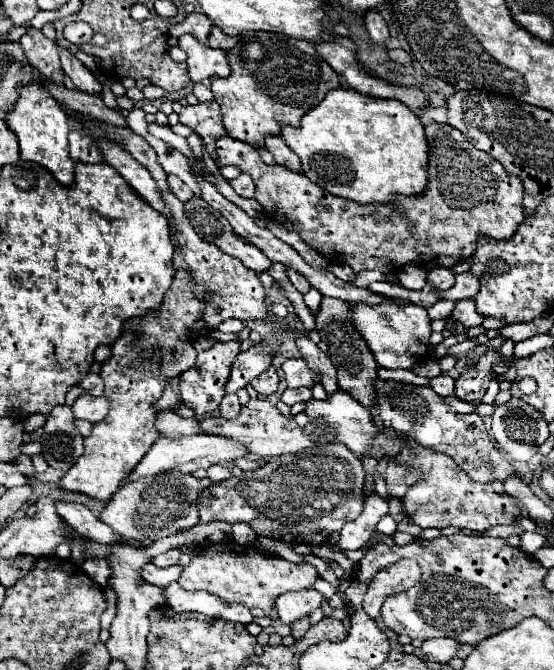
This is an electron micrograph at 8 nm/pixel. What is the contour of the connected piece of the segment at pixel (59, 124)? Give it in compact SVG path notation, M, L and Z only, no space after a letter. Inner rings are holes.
M28 83L20 87L20 97L14 103L14 111L6 115L6 123L20 141L20 159L42 165L54 175L60 185L74 183L74 161L68 153L70 119L58 101L40 83Z

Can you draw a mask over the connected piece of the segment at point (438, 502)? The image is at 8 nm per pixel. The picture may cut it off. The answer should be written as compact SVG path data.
M404 437L404 443L406 447L398 455L398 463L414 471L422 471L424 477L418 485L410 487L406 497L402 499L406 515L418 527L442 529L448 525L456 525L472 531L488 531L494 525L516 525L514 519L518 517L518 505L510 495L498 495L492 491L490 485L472 481L462 469L458 469L458 465L450 457L442 453L422 449L420 445L414 445L414 441L410 441L408 437Z

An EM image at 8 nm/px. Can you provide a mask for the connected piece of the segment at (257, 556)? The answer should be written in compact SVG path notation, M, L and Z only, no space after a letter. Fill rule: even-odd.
M234 541L204 545L190 565L184 567L178 583L188 591L210 591L228 603L246 605L254 617L270 615L274 599L286 591L308 589L318 579L318 571L310 563L294 565L278 557L266 557L254 547L244 547Z

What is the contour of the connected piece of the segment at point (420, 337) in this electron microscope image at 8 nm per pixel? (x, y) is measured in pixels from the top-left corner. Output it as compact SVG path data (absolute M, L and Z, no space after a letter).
M392 301L376 307L352 305L350 321L354 321L354 327L362 333L362 337L366 337L366 343L370 345L376 363L384 369L410 369L414 367L414 363L418 363L430 353L430 317L426 317L426 309L420 305L400 307Z

